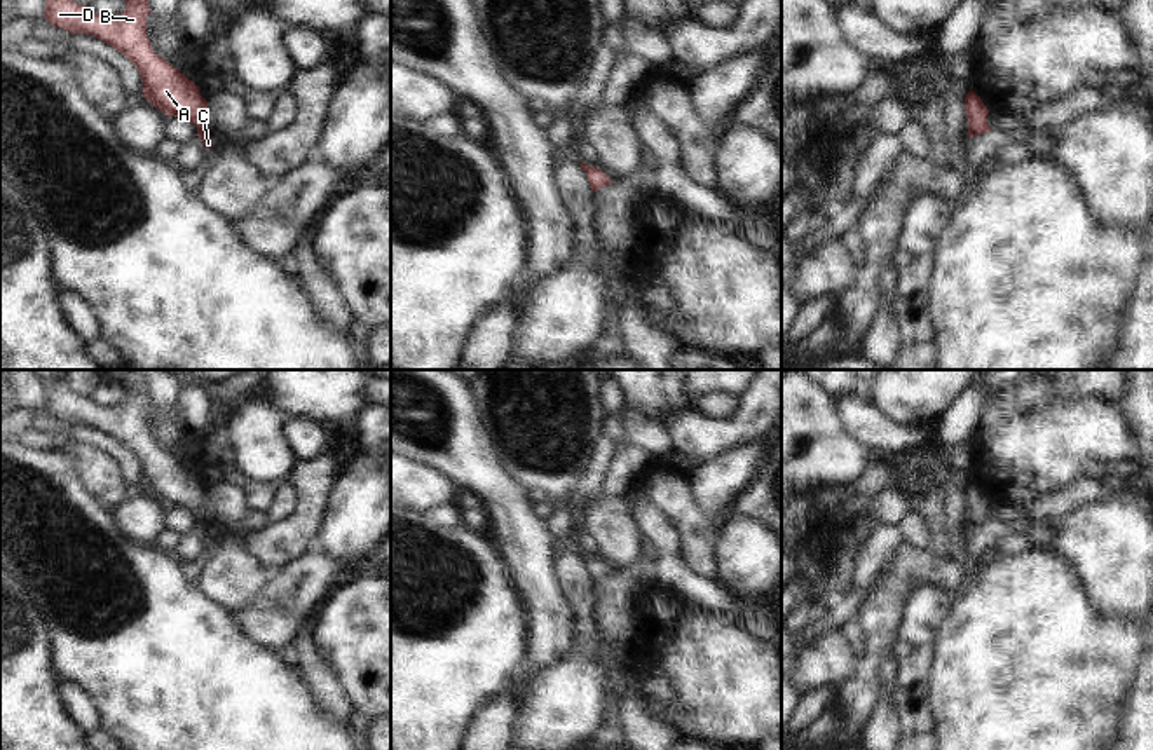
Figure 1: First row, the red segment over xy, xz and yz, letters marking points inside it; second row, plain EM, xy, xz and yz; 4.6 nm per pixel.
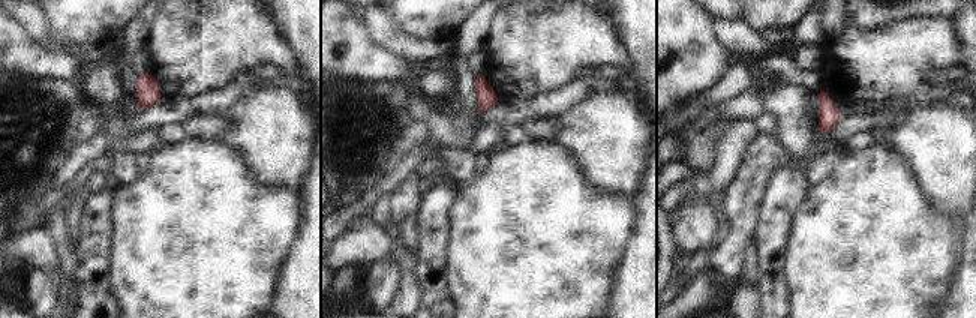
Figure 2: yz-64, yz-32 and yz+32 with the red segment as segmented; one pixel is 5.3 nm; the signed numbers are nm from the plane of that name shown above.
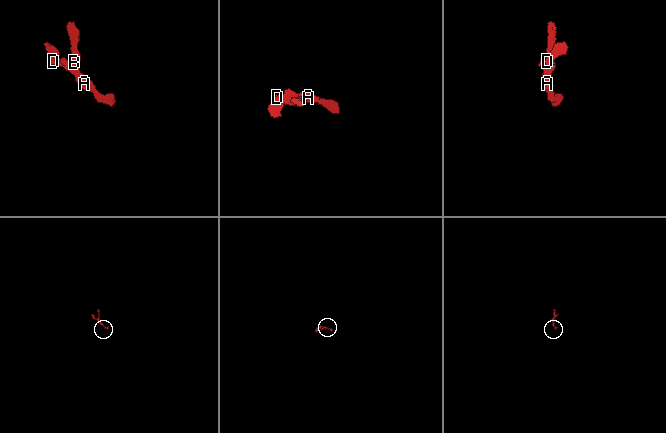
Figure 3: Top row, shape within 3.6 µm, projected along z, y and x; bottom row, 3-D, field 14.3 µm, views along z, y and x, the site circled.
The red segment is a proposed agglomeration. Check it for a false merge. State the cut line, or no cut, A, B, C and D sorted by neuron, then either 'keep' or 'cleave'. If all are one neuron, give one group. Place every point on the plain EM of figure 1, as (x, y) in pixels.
cut none; groups A B C D; keep

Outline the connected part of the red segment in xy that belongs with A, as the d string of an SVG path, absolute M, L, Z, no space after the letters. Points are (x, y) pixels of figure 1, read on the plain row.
M129 370L124 380L126 401L105 408L89 396L73 392L66 382L45 391L44 408L56 419L85 424L122 443L140 462L145 490L166 508L183 508L197 518L206 539L213 537L208 516L208 494L199 478L178 459L157 447L147 427L150 406L145 370Z

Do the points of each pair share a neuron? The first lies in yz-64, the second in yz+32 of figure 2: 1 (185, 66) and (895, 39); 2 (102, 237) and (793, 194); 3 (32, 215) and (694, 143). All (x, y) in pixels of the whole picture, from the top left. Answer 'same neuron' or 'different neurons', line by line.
1: same neuron
2: same neuron
3: same neuron

